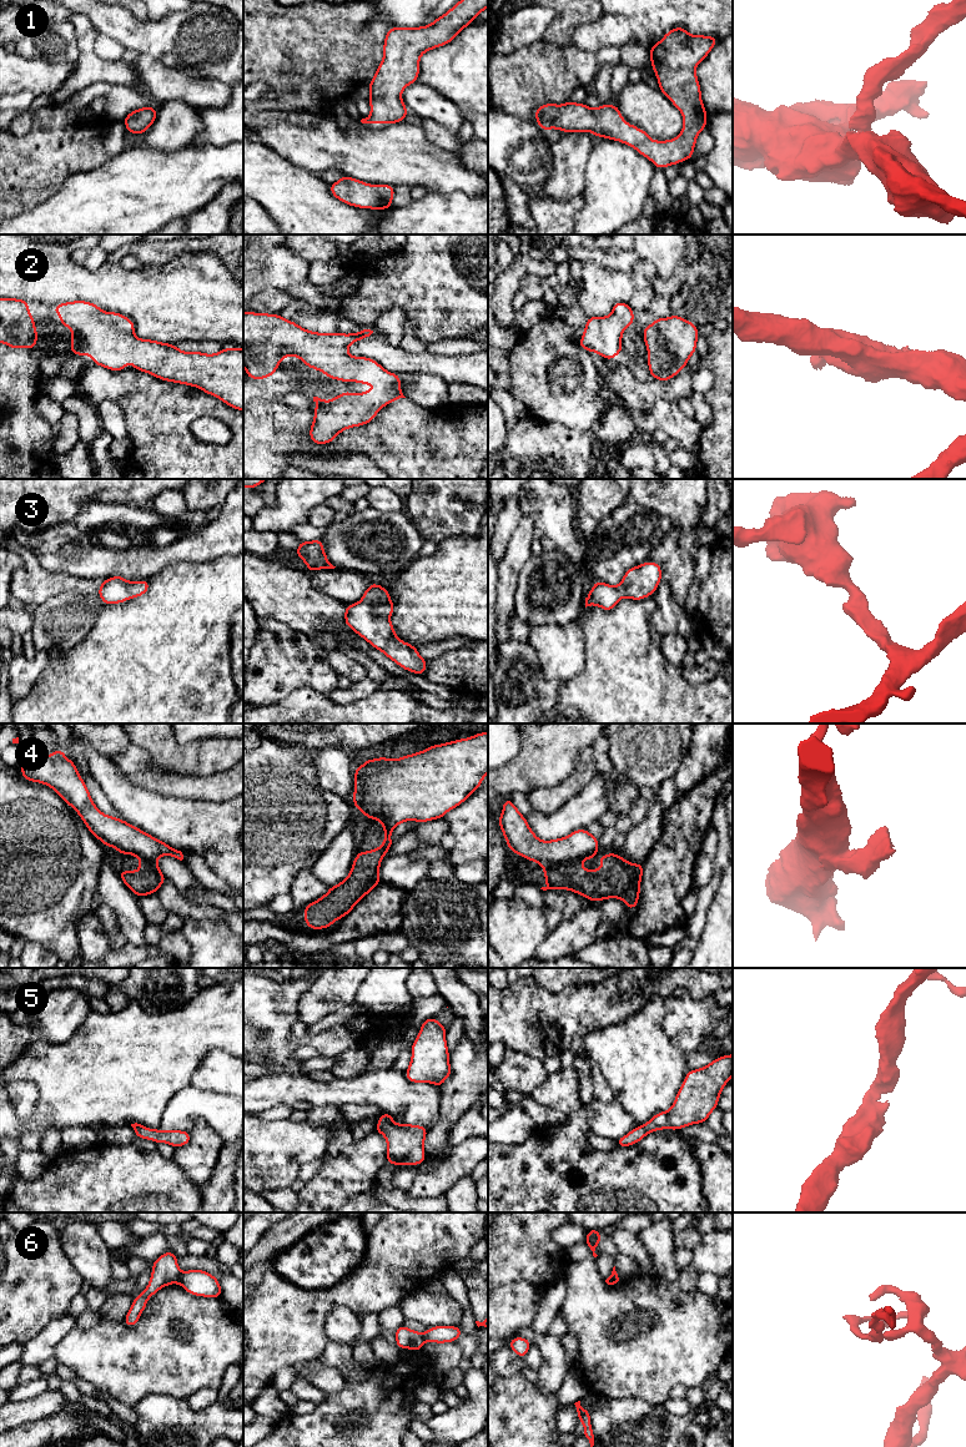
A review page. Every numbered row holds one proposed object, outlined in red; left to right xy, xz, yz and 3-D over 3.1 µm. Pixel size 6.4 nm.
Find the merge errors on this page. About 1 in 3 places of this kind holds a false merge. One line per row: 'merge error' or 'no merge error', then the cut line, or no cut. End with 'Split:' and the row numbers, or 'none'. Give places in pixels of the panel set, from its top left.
1: no merge error; cut none
2: no merge error; cut none
3: no merge error; cut none
4: merge error; cut yz (595, 850), (564, 863), (527, 858)
5: no merge error; cut none
6: merge error; cut xy (181, 1274), (177, 1281)
Split: 4, 6

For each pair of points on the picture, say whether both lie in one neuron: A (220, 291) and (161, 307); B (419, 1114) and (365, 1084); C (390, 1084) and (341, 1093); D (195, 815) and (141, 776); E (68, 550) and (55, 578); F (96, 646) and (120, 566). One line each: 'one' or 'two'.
A: one
B: one
C: one
D: two
E: two
F: two

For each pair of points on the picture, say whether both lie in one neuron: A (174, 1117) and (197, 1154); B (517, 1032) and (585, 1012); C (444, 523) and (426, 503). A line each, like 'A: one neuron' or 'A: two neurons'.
A: two neurons
B: one neuron
C: one neuron

